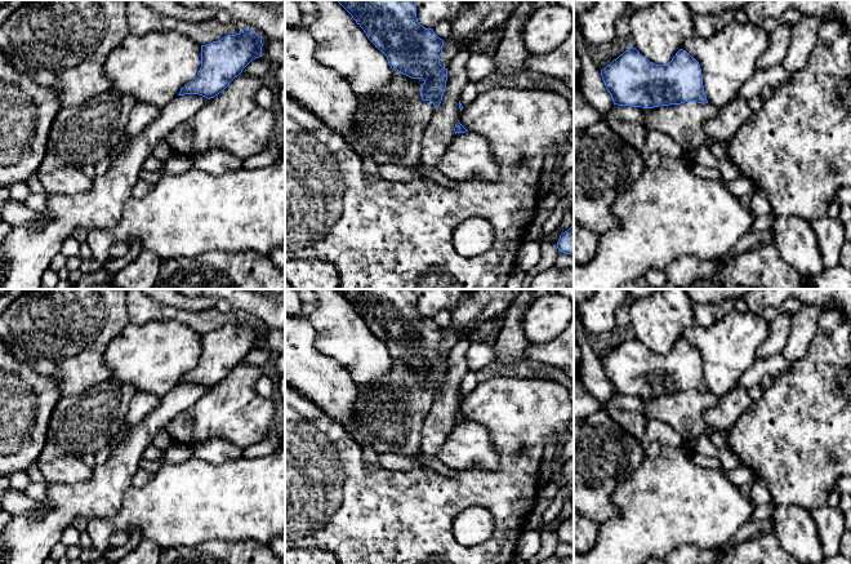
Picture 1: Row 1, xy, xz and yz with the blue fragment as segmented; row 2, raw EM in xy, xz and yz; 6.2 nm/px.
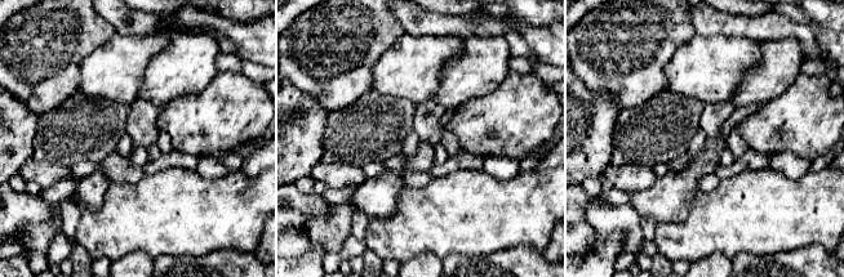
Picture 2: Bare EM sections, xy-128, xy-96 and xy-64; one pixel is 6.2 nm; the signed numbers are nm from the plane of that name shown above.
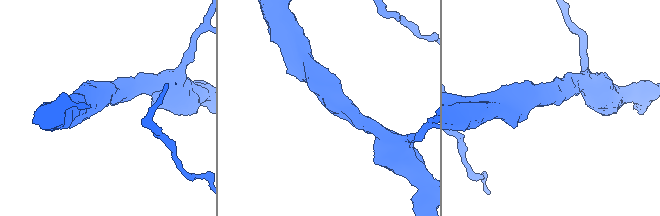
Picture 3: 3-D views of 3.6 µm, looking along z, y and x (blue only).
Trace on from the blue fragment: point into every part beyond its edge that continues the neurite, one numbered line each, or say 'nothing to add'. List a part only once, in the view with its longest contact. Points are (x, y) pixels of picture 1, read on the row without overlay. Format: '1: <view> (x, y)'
nothing to add

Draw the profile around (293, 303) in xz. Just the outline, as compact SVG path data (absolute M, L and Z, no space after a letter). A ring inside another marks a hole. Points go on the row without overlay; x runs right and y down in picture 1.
M285 289L285 316L299 317L302 314L303 301L297 289Z

